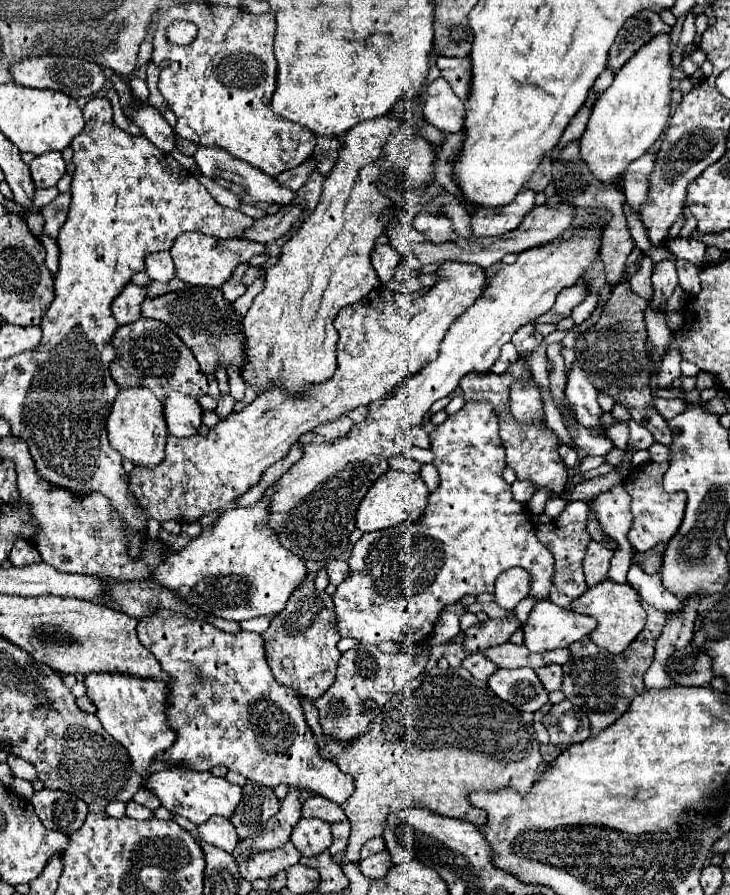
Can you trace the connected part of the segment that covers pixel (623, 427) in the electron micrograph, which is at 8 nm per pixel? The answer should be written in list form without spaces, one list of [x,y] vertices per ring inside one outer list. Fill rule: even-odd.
[[[618,422],[616,426],[610,426],[610,428],[606,430],[606,436],[608,436],[618,448],[626,448],[626,446],[628,446],[628,436],[630,436],[628,424],[626,424],[626,422]]]

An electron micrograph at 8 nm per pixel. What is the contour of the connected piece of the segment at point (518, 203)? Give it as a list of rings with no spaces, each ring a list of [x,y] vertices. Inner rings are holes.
[[[524,188],[510,204],[496,208],[480,208],[472,216],[472,236],[498,236],[520,226],[522,218],[534,208],[536,192]]]

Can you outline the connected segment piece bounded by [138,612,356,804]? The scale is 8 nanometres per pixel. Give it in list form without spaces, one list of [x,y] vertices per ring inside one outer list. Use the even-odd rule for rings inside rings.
[[[160,612],[138,624],[138,638],[174,678],[168,686],[168,714],[170,726],[178,732],[178,742],[160,760],[182,762],[200,772],[226,766],[250,782],[270,788],[288,784],[338,804],[352,796],[356,790],[354,778],[334,762],[320,758],[300,710],[300,696],[272,676],[260,634],[246,630],[228,634],[208,622]]]

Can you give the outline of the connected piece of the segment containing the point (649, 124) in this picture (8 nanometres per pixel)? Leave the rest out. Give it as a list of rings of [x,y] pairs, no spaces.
[[[670,36],[654,38],[648,46],[642,46],[618,72],[612,82],[612,86],[598,96],[598,100],[592,106],[592,114],[588,118],[586,130],[580,138],[580,160],[588,166],[588,170],[596,176],[600,182],[616,182],[626,168],[638,160],[664,132],[666,118],[670,116]]]

